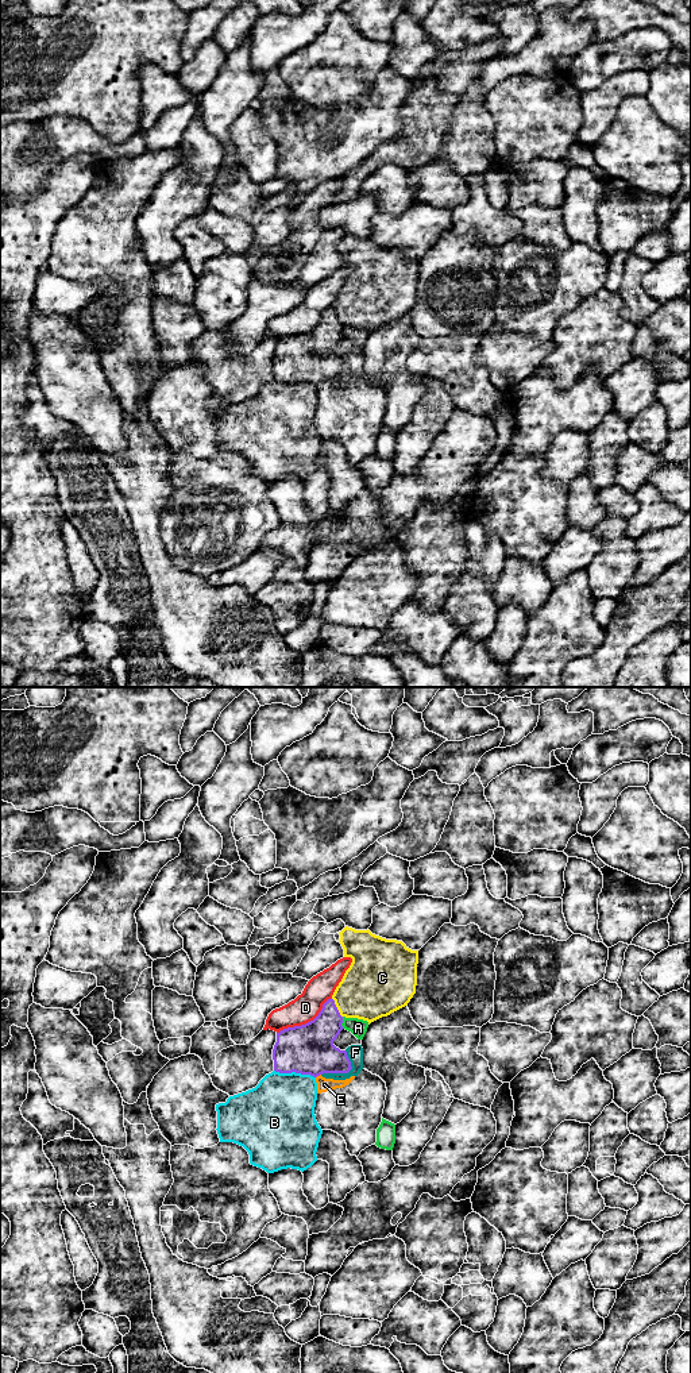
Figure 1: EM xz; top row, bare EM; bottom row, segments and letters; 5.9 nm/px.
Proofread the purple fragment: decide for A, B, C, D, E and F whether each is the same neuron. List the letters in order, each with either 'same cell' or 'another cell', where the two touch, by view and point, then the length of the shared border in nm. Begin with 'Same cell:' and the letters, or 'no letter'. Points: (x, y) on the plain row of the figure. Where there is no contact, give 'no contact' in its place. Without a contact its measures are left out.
Same cell: no letter
A: another cell | xz (342, 331) | 70 nm
B: another cell | xz (294, 380) | 260 nm
C: another cell | xz (336, 316) | 140 nm
D: another cell | xz (305, 332) | 400 nm
E: another cell | xz (317, 384) | 40 nm
F: another cell | xz (344, 381) | 220 nm

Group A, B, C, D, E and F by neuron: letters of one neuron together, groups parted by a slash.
A / B / C / D / E F

